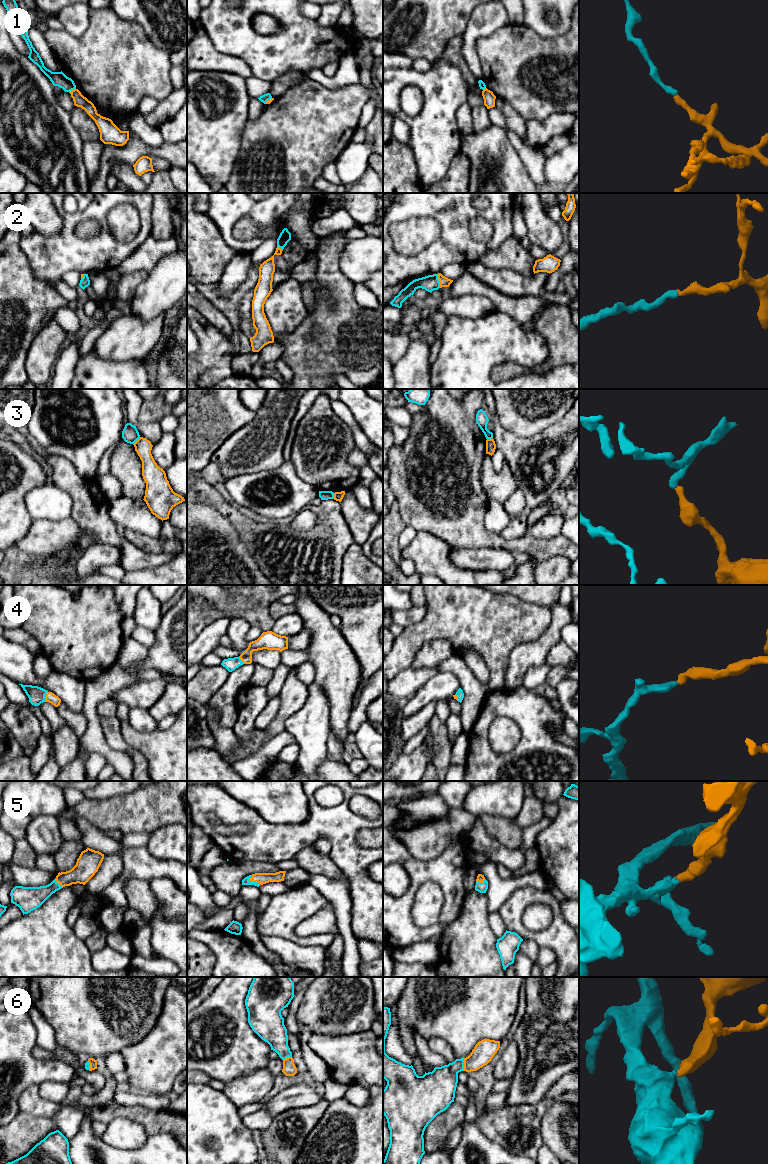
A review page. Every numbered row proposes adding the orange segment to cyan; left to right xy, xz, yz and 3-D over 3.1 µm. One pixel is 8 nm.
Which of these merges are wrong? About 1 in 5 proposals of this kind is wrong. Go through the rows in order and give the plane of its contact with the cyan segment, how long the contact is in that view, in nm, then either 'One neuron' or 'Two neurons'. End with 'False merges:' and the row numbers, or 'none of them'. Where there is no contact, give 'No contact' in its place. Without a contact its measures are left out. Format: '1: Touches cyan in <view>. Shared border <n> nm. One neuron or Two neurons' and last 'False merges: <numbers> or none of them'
1: Touches cyan in xy. Shared border 70 nm. Two neurons
2: Touches cyan in yz. Shared border 120 nm. One neuron
3: Touches cyan in xy. Shared border 90 nm. Two neurons
4: Touches cyan in xy. Shared border 90 nm. One neuron
5: Touches cyan in xz. Shared border 120 nm. One neuron
6: Touches cyan in yz. Shared border 100 nm. One neuron
False merges: 1, 3

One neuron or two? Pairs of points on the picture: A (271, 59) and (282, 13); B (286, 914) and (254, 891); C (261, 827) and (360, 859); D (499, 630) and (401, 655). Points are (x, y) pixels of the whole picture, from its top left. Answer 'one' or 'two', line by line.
A: one
B: two
C: one
D: one

